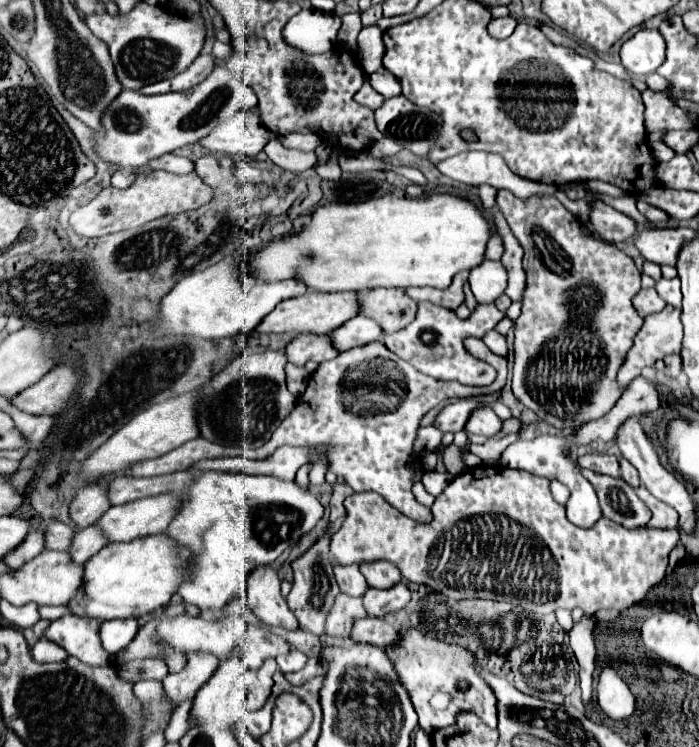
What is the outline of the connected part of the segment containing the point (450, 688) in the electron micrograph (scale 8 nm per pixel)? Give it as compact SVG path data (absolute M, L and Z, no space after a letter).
M410 630L396 646L386 648L390 660L404 688L410 694L414 710L420 716L422 728L452 726L458 712L472 712L490 728L496 728L496 698L488 684L478 676L472 664L472 652L458 646L424 638L420 632Z

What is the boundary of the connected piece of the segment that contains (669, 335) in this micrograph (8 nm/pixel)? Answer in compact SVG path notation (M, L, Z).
M666 306L662 312L658 314L650 314L644 318L644 324L640 328L640 332L634 338L634 346L628 350L626 354L626 362L618 372L618 384L626 386L628 382L632 382L644 368L652 368L654 362L658 358L664 358L664 354L680 354L682 348L682 322L680 322L680 310L674 306Z

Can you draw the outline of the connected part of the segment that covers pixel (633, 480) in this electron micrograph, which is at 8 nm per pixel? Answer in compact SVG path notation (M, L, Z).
M620 458L620 470L622 470L622 480L624 480L624 482L628 482L632 488L638 488L638 486L640 486L638 472L636 472L636 468L634 468L628 460Z

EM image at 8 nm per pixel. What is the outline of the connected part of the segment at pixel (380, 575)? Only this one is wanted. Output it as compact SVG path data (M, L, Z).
M386 560L362 564L362 566L360 566L360 572L364 574L364 578L366 578L366 582L368 582L370 588L386 590L386 588L392 588L394 584L402 582L400 570L398 570L394 564L386 562Z

